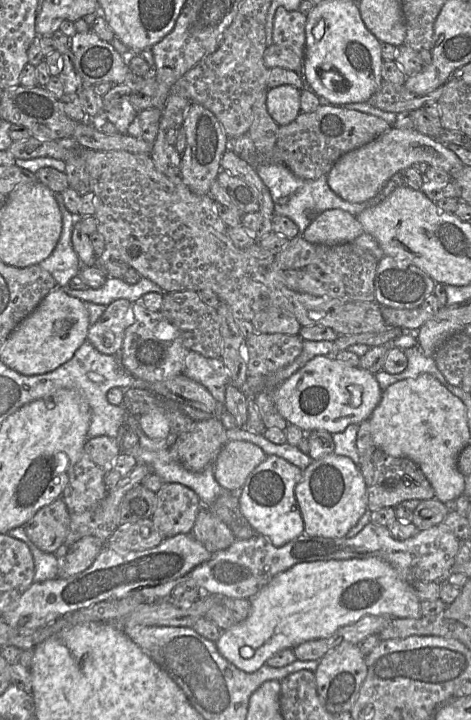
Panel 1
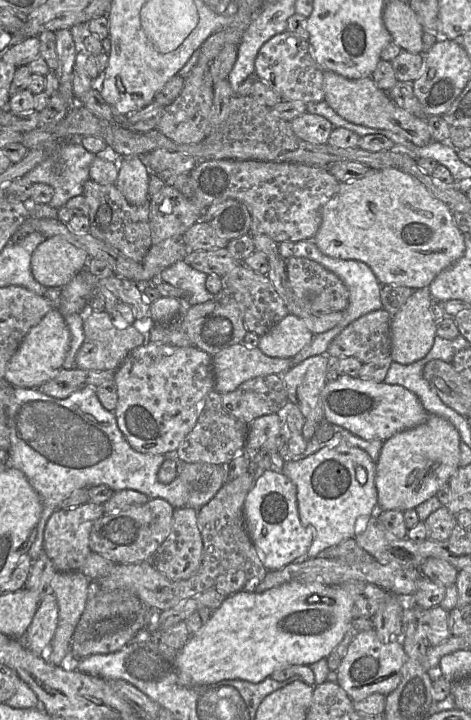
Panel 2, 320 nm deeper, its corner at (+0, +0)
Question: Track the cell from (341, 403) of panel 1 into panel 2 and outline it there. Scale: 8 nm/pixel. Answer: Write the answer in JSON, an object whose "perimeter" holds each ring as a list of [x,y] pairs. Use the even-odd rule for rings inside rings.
{"perimeter":[[[348,375],[328,382],[321,392],[321,402],[326,421],[364,440],[385,441],[397,433],[423,424],[429,416],[416,394],[403,386]]]}

